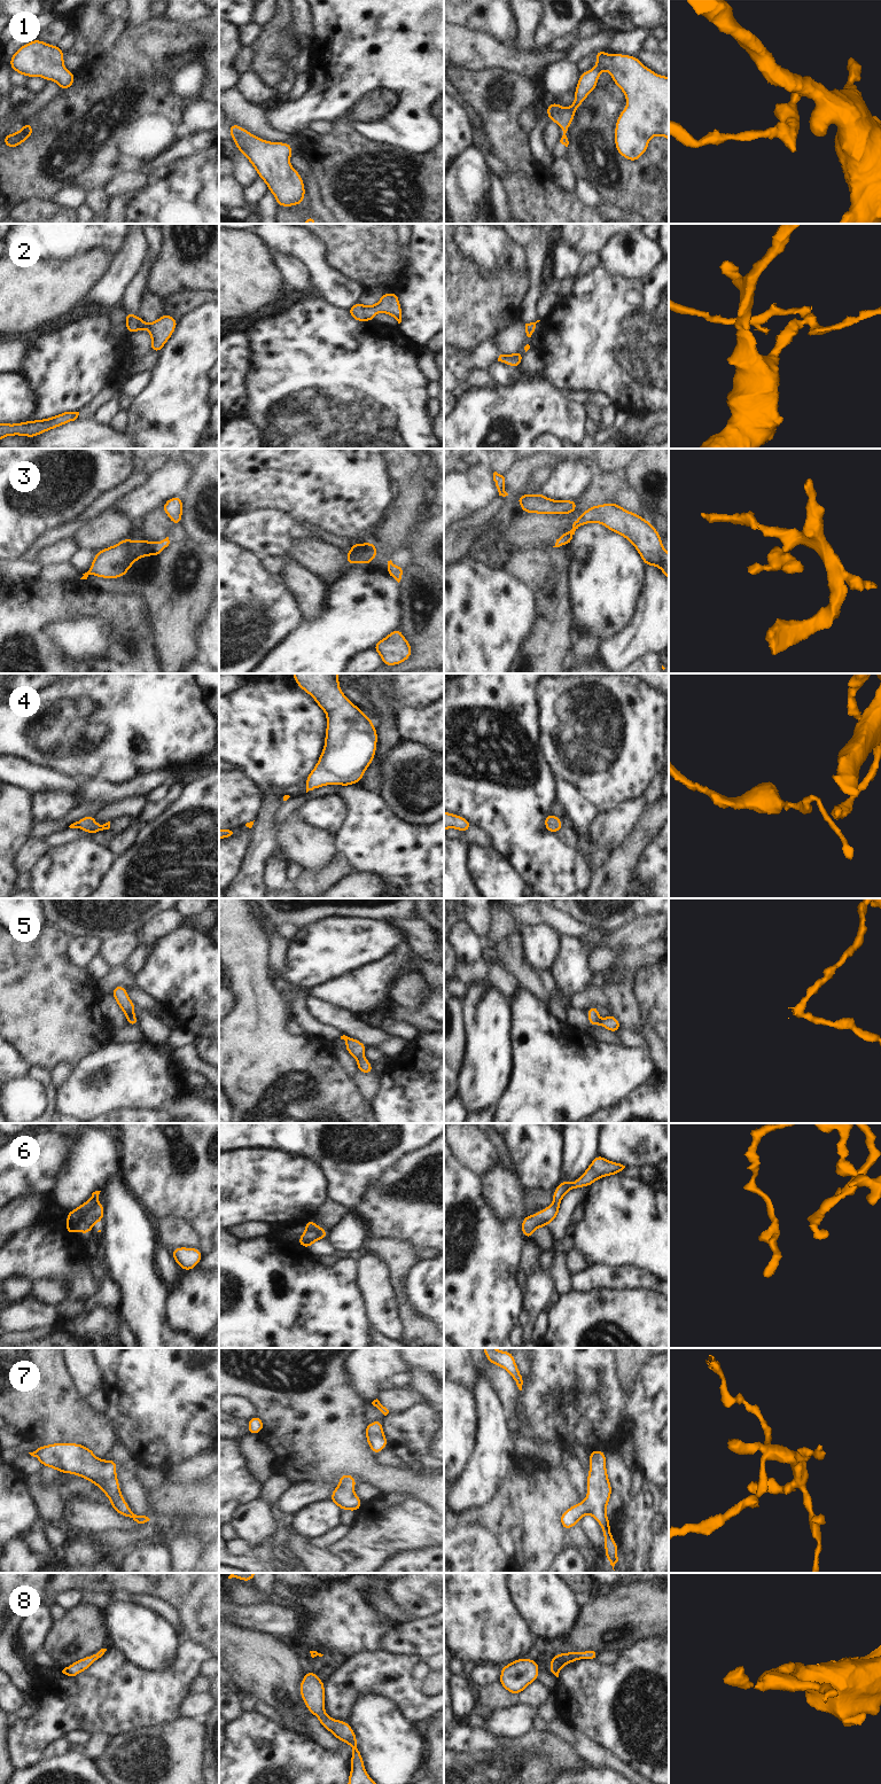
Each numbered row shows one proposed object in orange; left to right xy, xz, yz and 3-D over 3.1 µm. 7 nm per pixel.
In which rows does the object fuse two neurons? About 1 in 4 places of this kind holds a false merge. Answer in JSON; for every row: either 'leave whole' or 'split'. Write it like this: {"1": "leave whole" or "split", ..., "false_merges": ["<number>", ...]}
{"1": "leave whole", "2": "leave whole", "3": "leave whole", "4": "leave whole", "5": "leave whole", "6": "leave whole", "7": "leave whole", "8": "leave whole", "false_merges": []}

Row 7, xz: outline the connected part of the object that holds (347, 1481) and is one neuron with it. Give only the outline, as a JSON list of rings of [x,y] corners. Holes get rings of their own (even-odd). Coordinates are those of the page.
[[[342,1473],[338,1481],[340,1485],[333,1490],[329,1501],[334,1502],[341,1510],[357,1512],[364,1503],[353,1491],[358,1480],[353,1475]]]

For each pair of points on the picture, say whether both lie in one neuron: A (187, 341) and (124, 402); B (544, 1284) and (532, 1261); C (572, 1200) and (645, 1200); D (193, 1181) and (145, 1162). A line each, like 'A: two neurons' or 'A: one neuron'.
A: two neurons
B: two neurons
C: two neurons
D: one neuron

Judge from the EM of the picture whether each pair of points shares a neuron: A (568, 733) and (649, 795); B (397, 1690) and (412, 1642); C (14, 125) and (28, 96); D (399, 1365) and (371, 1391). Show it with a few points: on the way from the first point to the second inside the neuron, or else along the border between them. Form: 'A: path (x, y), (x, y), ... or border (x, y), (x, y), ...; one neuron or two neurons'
A: border (656, 773), (644, 793); two neurons
B: border (382, 1650), (395, 1653), (416, 1653), (425, 1659); two neurons
C: border (36, 95), (29, 102), (13, 107); two neurons
D: path (390, 1365), (372, 1381); one neuron

